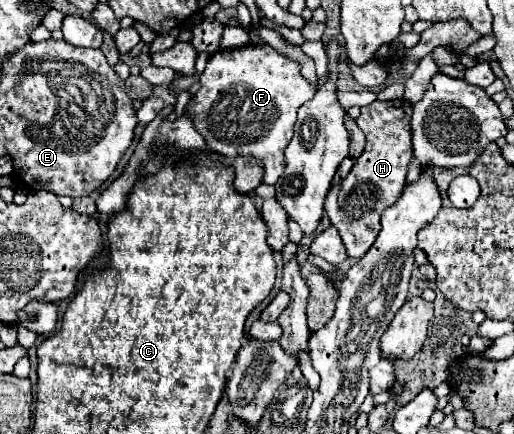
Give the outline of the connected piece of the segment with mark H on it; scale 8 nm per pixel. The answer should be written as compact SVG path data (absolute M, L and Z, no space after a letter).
M394 99L394 101L374 101L366 107L362 107L360 117L356 119L358 127L364 131L366 135L366 147L364 153L358 157L356 165L352 167L352 171L348 173L348 177L340 183L334 185L328 195L326 195L326 215L330 219L330 223L340 231L340 237L348 249L350 257L360 259L374 243L378 231L380 231L380 215L384 209L388 209L392 203L396 203L396 199L400 197L404 185L406 185L406 171L408 171L408 163L414 157L412 155L412 133L410 133L410 113L412 113L412 103L408 103L406 99Z

